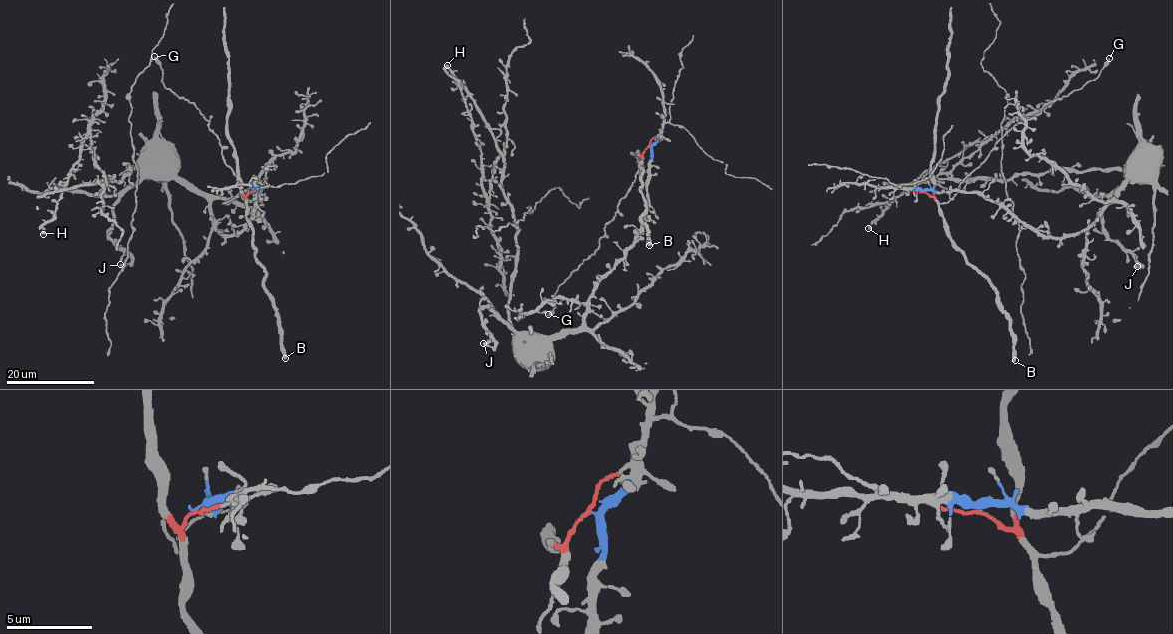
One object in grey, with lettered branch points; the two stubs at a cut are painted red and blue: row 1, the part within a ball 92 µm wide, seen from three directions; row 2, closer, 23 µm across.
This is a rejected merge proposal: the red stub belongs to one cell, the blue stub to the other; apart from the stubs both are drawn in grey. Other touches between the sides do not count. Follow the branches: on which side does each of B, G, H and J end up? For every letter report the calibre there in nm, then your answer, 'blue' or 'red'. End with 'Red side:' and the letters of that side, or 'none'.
B: 600 nm thick; red
G: 320 nm thick; red
H: 440 nm thick; blue
J: 280 nm thick; blue
Red side: B, G

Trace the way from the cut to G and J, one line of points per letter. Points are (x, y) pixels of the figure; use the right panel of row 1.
G: (924, 192), (941, 203), (947, 202), (1015, 125), (1035, 117), (1046, 103), (1082, 88), (1098, 75), (1108, 58)
J: (924, 191), (980, 191), (1044, 236), (1061, 237), (1083, 230), (1129, 179), (1110, 198), (1103, 227), (1137, 266)

